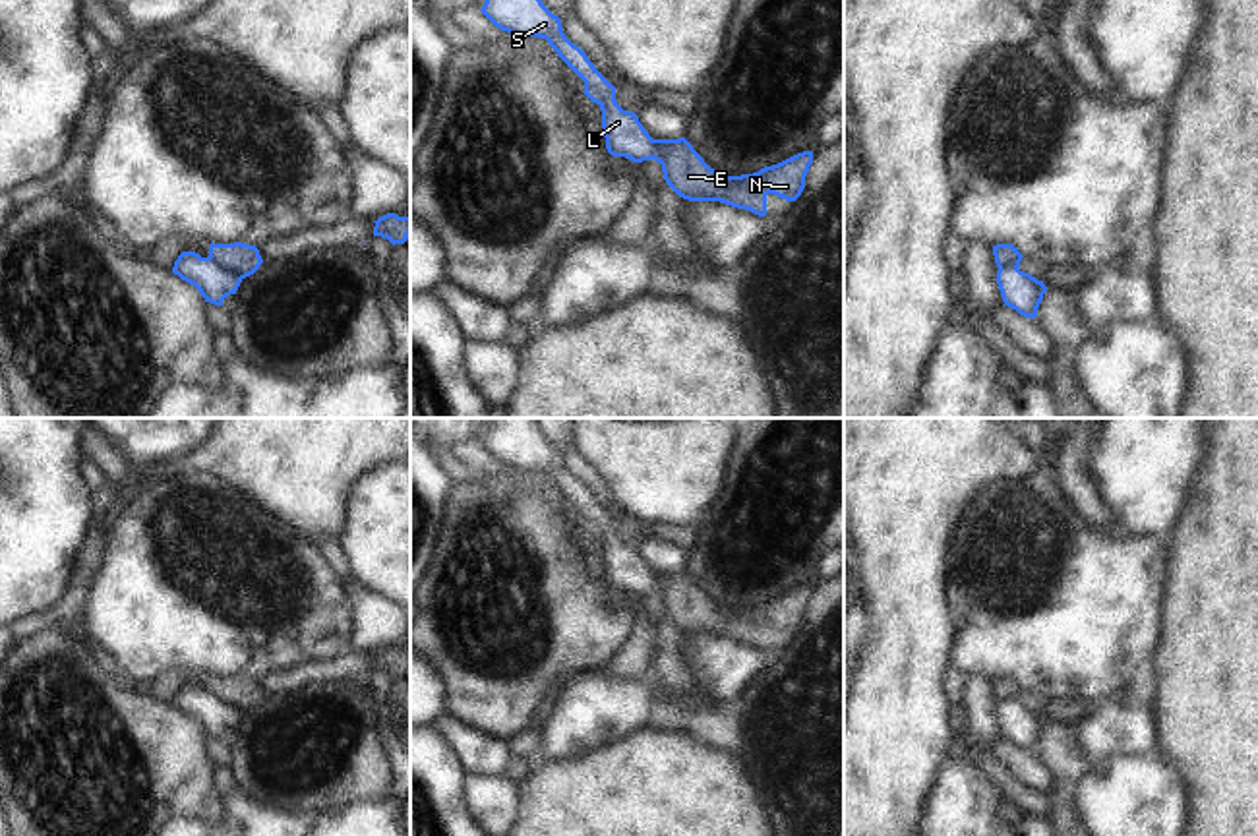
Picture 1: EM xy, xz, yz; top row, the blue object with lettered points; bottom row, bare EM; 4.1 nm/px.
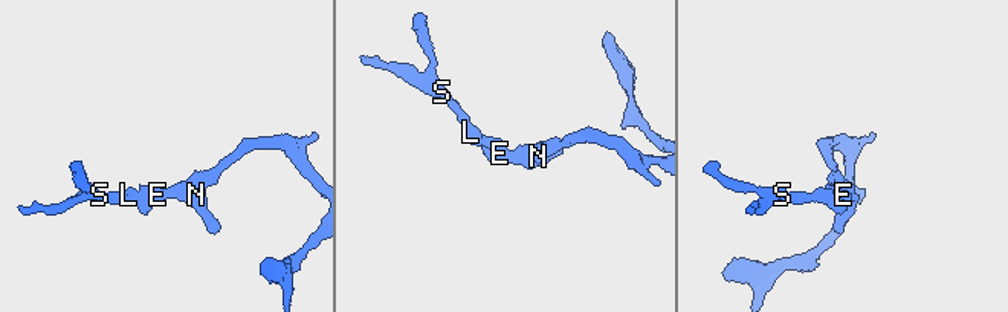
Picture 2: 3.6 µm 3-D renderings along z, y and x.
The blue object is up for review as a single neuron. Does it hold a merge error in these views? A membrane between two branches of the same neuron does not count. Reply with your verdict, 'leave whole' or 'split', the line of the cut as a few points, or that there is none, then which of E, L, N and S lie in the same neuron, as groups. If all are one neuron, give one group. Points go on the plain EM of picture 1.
split; cut in xy along (206, 691), (242, 711); E N / L S

